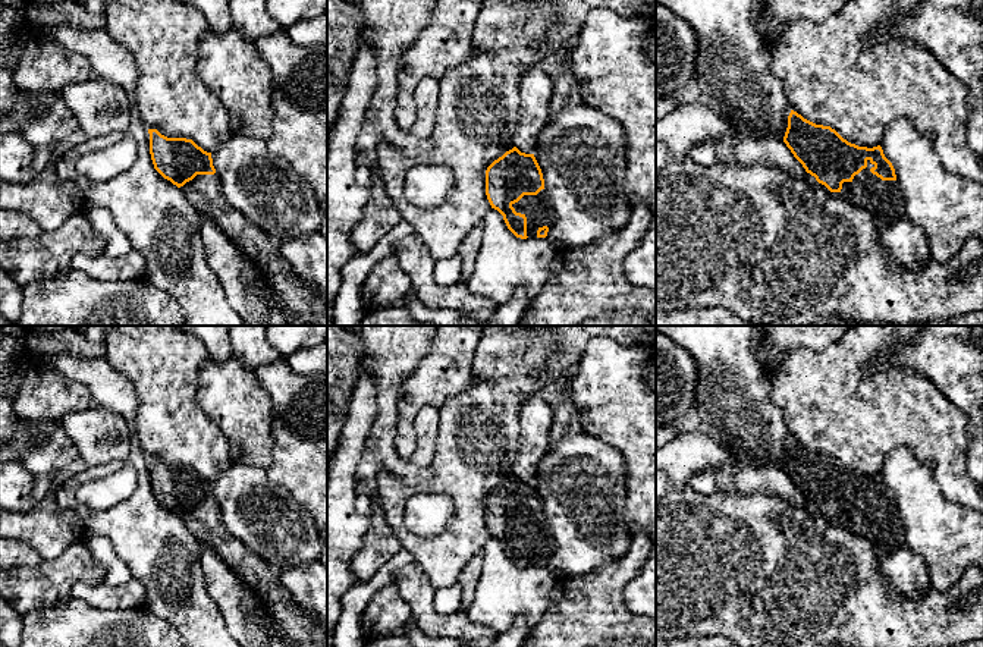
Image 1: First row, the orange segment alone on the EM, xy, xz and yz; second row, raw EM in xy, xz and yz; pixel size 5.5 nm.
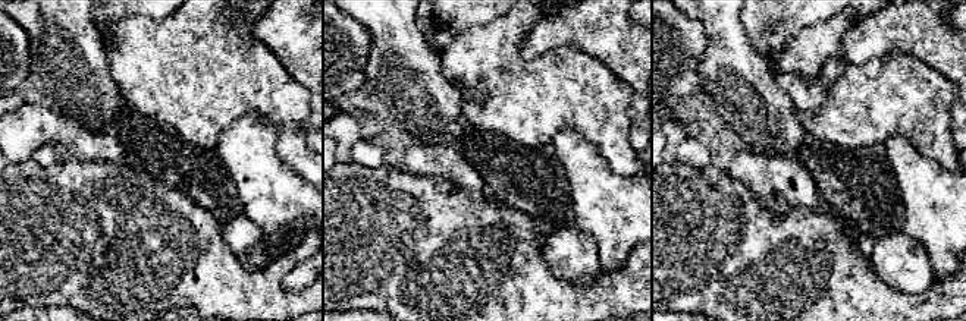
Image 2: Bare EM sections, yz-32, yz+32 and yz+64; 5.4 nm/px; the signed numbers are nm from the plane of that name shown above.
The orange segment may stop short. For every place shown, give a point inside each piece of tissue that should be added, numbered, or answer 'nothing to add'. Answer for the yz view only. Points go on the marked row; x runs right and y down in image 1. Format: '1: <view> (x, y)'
1: yz (882, 198)

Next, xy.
1: xy (204, 192)

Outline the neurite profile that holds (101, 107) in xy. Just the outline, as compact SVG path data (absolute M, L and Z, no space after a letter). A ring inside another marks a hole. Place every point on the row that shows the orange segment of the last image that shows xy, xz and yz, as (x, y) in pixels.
M92 76L84 82L66 85L59 97L72 110L88 138L113 132L128 134L131 100L122 87Z

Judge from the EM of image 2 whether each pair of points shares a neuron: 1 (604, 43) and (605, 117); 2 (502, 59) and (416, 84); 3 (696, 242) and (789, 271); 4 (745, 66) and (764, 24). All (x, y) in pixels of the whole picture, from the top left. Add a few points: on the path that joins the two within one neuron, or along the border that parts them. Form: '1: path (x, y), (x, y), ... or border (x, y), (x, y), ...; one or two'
1: border (574, 46), (593, 54), (630, 87); two
2: border (438, 54), (441, 72), (458, 91), (463, 106); two
3: path (720, 252), (747, 270), (765, 271); one
4: border (740, 15), (752, 46), (770, 59); two

